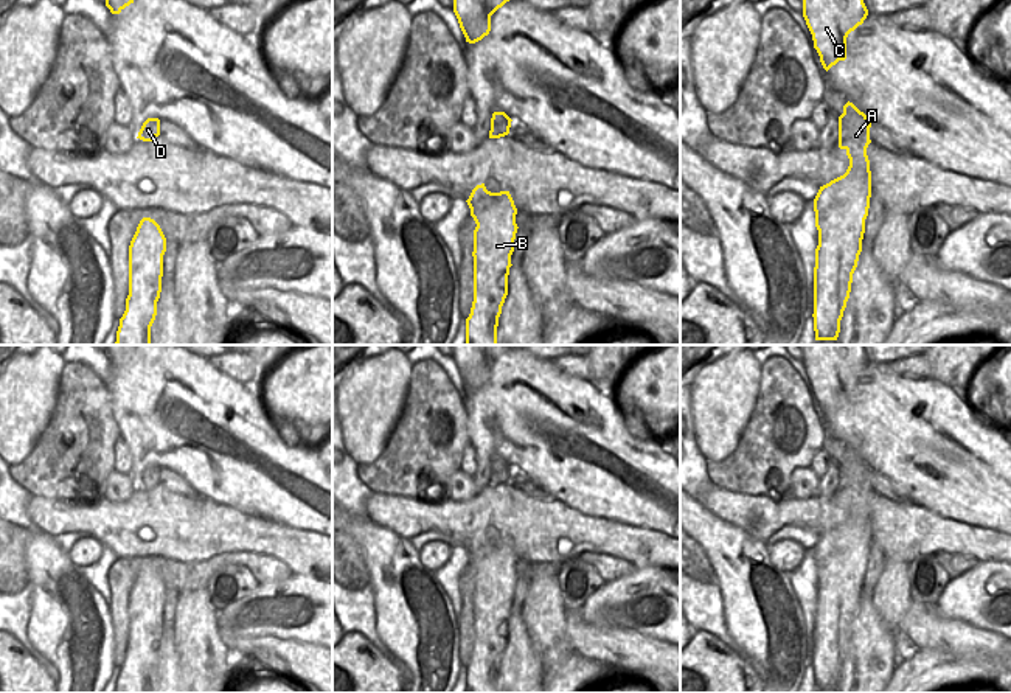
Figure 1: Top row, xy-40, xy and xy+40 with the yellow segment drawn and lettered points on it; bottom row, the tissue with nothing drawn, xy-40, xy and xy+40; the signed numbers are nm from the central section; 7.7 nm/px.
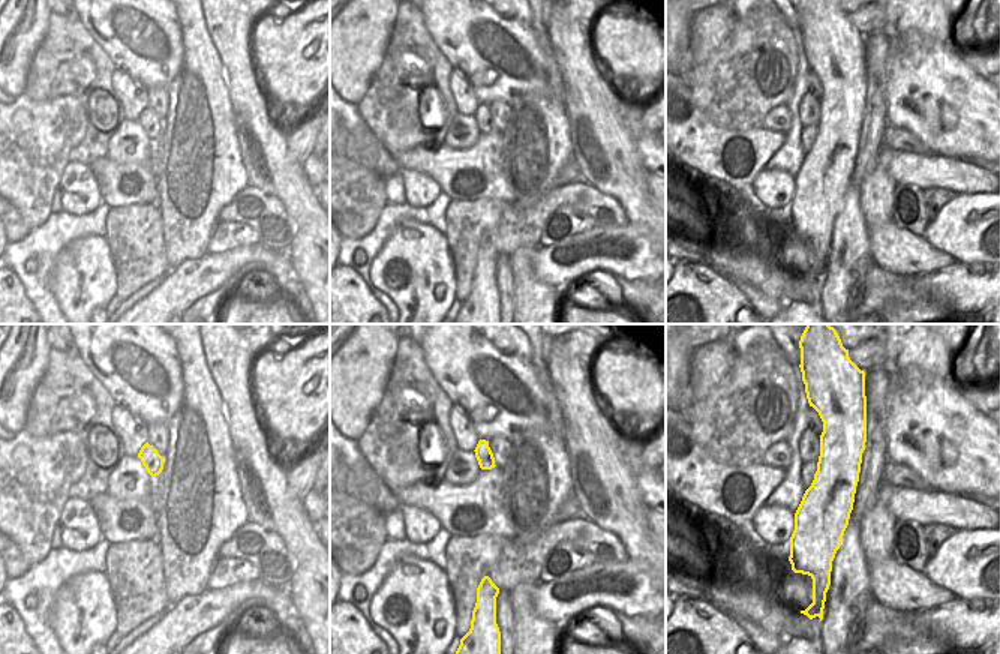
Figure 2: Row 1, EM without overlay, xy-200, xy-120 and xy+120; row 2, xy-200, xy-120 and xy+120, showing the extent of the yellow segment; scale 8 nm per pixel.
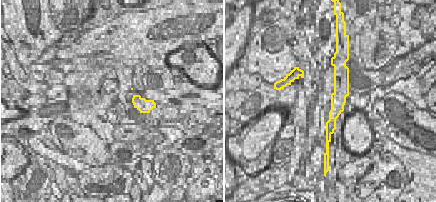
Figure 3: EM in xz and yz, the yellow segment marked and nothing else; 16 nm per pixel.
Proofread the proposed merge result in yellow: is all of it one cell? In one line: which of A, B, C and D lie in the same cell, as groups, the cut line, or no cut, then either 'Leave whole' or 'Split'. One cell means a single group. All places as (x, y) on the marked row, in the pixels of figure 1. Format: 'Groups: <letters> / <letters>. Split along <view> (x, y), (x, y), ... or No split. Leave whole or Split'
Groups: A B C / D. Split along xy (507, 117), (510, 126). Split.

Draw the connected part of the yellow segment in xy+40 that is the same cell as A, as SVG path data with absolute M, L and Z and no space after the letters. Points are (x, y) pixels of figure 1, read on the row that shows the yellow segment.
M853 103L839 117L839 148L846 151L846 172L820 186L814 199L818 246L814 267L815 340L837 340L851 292L871 197L867 148L871 123Z

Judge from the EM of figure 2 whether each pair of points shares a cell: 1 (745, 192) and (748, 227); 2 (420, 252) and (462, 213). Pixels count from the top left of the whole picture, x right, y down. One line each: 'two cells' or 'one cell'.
1: one cell
2: two cells

